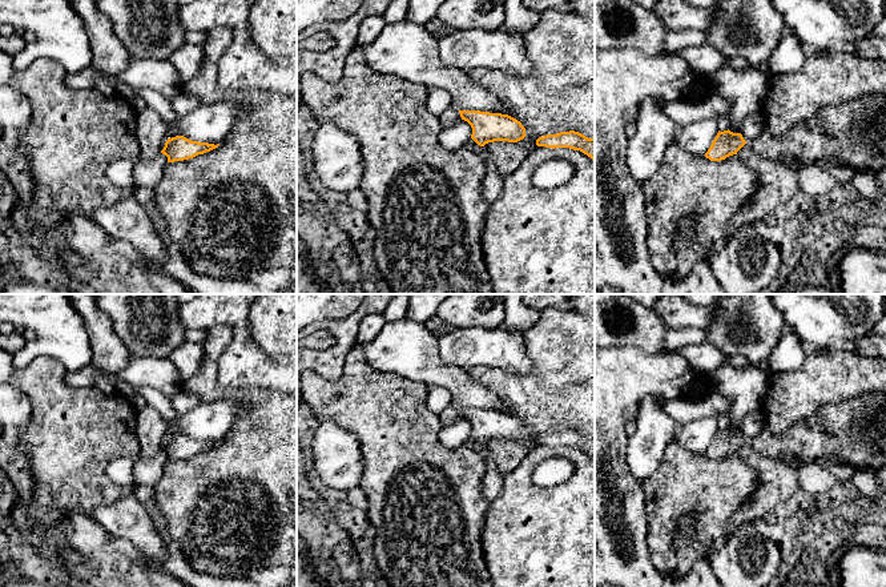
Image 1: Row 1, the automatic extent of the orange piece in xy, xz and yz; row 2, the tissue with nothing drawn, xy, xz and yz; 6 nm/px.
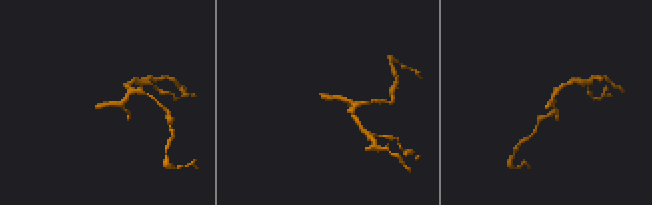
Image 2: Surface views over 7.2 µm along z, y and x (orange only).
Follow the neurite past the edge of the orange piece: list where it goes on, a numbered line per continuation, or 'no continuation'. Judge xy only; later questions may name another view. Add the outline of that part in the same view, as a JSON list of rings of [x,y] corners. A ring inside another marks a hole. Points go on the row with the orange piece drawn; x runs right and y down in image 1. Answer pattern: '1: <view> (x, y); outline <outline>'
1: xy (152, 132); outline [[[146,108],[136,116],[136,134],[141,146],[140,157],[152,160],[161,154],[168,141],[168,125],[153,108]]]

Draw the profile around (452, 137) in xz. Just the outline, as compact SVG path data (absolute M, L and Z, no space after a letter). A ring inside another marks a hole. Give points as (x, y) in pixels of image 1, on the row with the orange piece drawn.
M459 120L452 125L442 126L439 144L448 150L463 149L471 138L471 134L471 125L464 120Z

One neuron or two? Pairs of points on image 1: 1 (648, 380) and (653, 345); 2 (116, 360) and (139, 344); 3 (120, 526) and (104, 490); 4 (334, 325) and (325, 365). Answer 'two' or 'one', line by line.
1: two
2: two
3: two
4: one

